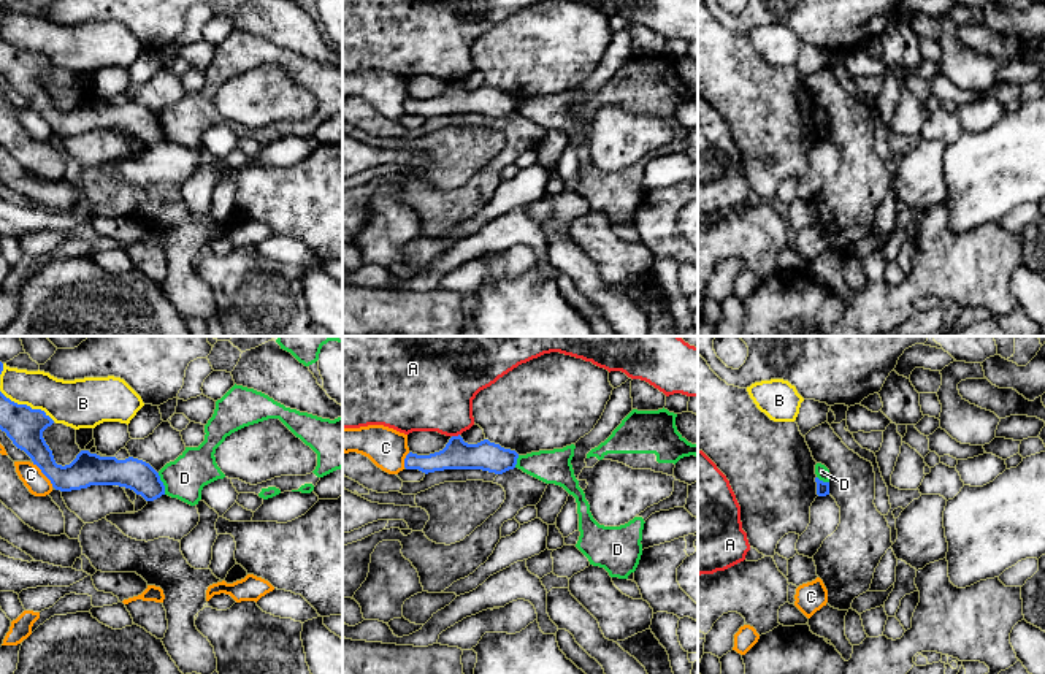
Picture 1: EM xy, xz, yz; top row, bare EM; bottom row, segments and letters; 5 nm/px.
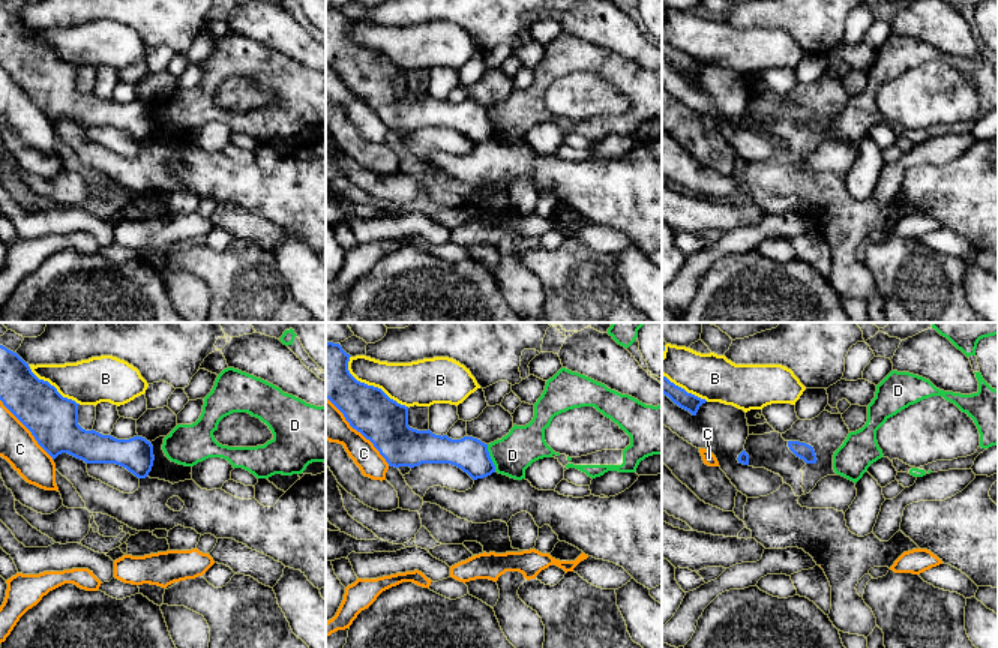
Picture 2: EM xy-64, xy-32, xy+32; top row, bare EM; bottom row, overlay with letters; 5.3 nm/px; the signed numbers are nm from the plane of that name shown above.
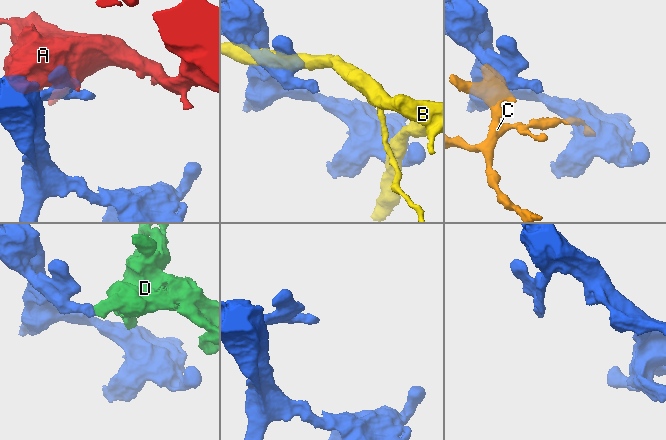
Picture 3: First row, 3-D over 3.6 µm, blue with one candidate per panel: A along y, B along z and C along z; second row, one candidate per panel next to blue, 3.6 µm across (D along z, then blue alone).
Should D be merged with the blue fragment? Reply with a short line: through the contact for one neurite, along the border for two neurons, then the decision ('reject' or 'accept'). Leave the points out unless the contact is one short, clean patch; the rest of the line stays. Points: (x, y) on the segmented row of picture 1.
line xy (157, 473), (165, 494); reject

